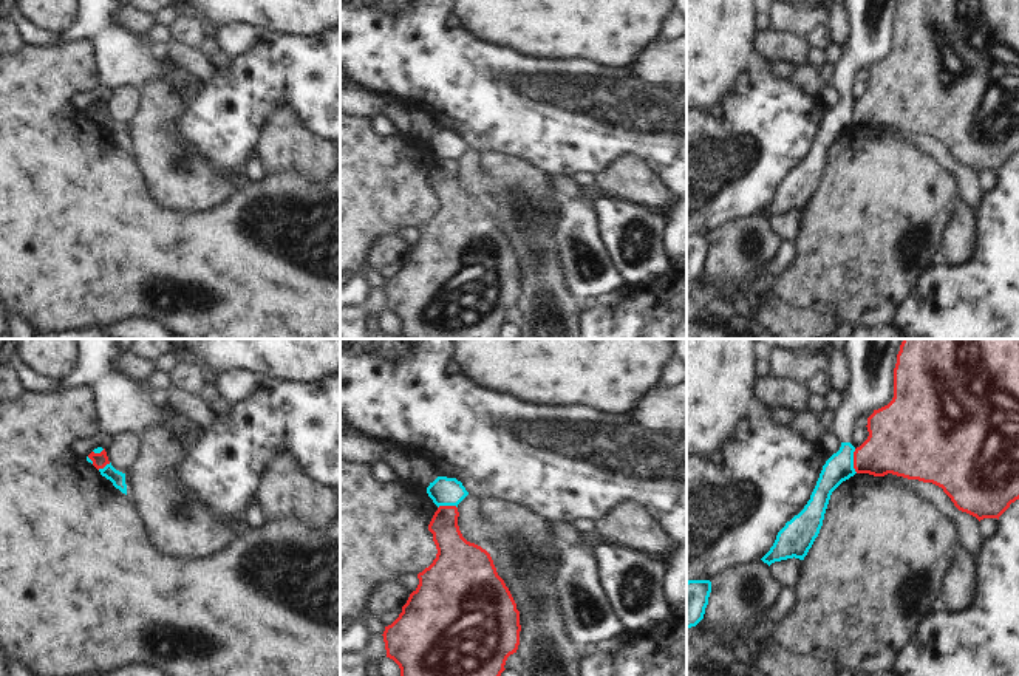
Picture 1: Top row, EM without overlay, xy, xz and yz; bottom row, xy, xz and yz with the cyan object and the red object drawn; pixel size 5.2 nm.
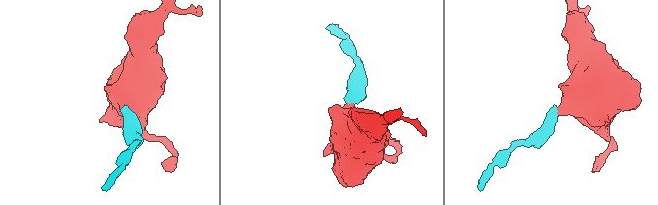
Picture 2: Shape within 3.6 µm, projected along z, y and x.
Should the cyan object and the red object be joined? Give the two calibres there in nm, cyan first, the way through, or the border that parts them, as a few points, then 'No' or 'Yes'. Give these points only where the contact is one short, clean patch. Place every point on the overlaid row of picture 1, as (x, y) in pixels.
Thickness 150 nm (cyan) against 320 nm. Boundary: yz (854, 449), (854, 469), (857, 472). No.

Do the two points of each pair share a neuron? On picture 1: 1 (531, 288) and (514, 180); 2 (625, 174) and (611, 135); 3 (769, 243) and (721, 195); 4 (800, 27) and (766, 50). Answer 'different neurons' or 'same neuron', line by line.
1: same neuron
2: different neurons
3: different neurons
4: different neurons

